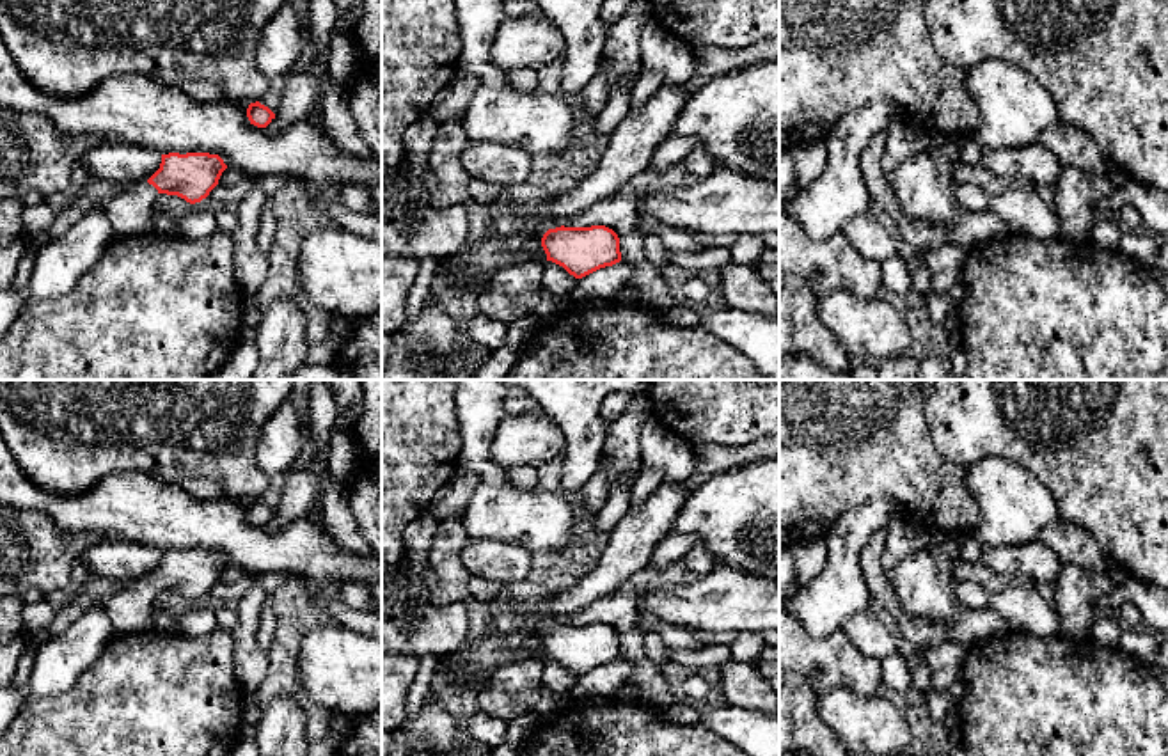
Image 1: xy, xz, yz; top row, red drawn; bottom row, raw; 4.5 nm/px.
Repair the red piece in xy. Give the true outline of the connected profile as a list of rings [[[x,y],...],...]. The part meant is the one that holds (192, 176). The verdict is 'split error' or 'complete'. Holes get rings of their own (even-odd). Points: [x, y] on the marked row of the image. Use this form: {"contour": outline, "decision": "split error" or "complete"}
{"contour": [[[162,154],[160,169],[147,181],[112,190],[99,209],[107,215],[114,236],[140,236],[153,231],[151,209],[160,193],[178,195],[190,204],[201,202],[218,185],[225,169],[218,154]]], "decision": "split error"}

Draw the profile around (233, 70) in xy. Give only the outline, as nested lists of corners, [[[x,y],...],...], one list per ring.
[[[0,0],[0,37],[21,75],[39,91],[57,98],[87,96],[103,80],[142,75],[181,87],[201,80],[215,83],[225,99],[256,103],[268,91],[256,66],[263,28],[288,0]]]

